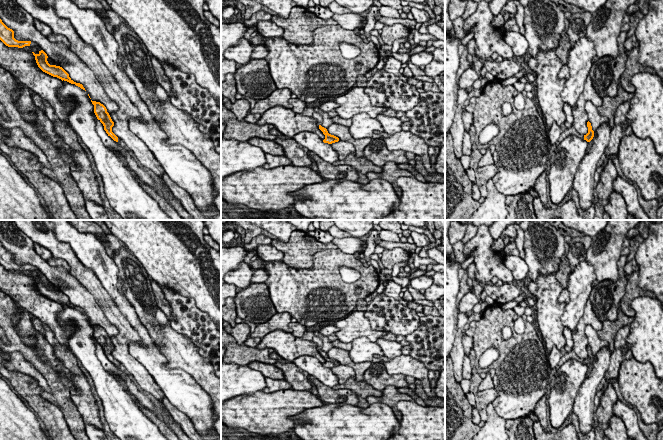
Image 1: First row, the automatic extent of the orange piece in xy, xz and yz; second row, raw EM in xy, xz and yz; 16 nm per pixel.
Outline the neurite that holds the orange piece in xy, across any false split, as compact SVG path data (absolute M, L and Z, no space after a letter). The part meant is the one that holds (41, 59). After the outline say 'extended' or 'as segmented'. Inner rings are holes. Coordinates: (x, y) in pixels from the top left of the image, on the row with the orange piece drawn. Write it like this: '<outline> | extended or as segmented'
M41 50L39 51L38 54L35 54L34 52L32 52L33 55L35 56L35 60L36 63L38 65L38 67L45 73L53 76L53 77L57 77L59 79L61 79L62 81L67 81L71 84L75 84L76 86L80 87L81 89L85 90L85 88L83 87L82 84L80 83L76 83L74 82L70 77L69 74L60 66L56 66L56 65L50 65L47 61L47 54Z | as segmented

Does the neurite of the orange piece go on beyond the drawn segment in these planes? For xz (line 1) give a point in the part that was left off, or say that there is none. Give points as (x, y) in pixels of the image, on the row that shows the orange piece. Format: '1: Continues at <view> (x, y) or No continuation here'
1: No continuation here

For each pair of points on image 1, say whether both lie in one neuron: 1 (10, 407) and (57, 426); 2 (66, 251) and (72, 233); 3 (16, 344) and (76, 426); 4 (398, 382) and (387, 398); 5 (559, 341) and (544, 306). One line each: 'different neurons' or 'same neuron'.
1: different neurons
2: different neurons
3: same neuron
4: different neurons
5: same neuron

